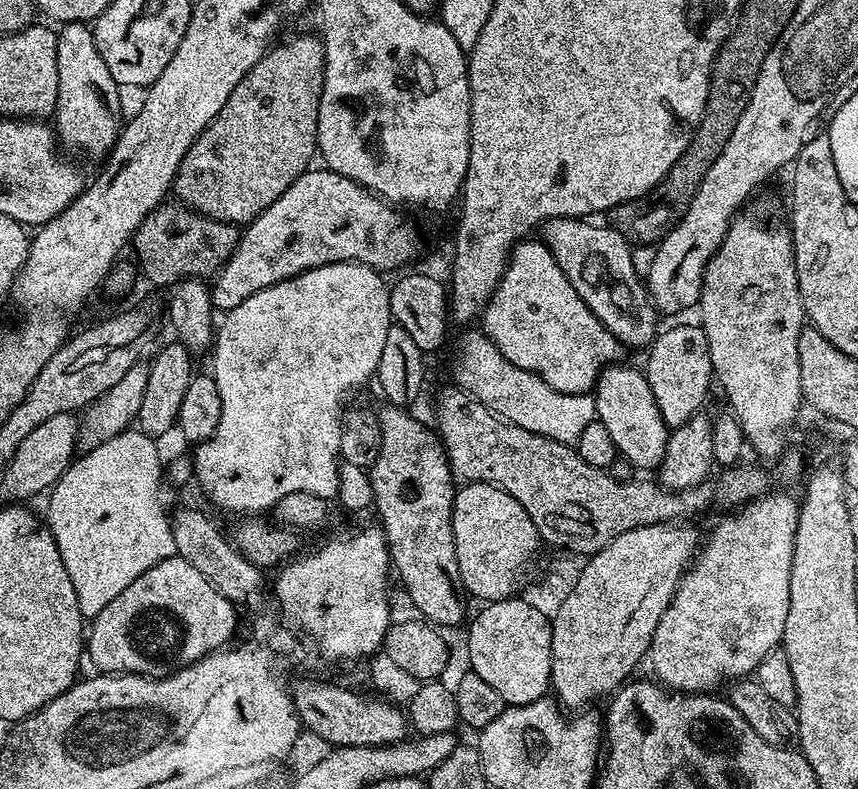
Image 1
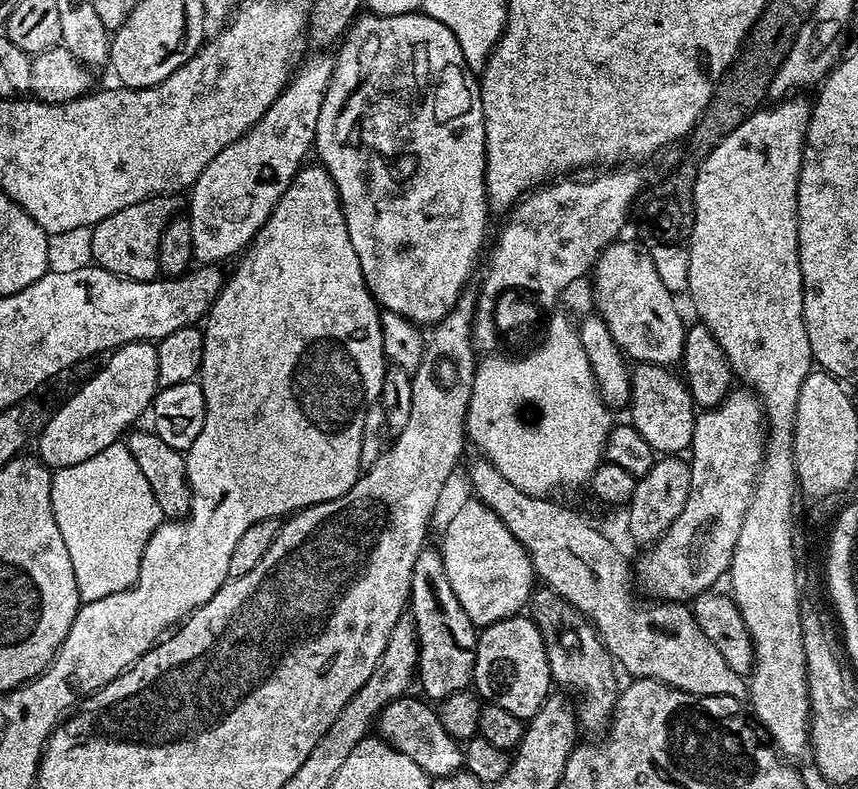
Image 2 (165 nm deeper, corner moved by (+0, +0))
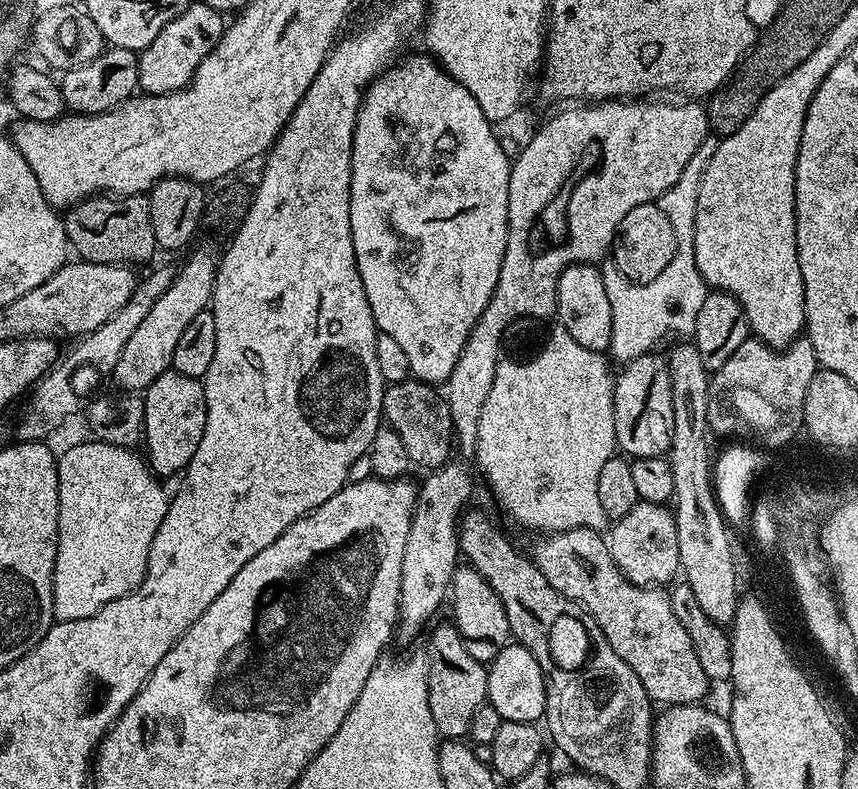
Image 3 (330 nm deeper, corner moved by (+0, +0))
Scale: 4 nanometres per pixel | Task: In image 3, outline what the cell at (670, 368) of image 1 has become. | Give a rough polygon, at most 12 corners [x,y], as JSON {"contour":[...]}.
{"contour":[[648,351],[615,377],[614,430],[628,458],[674,438],[667,359]]}

